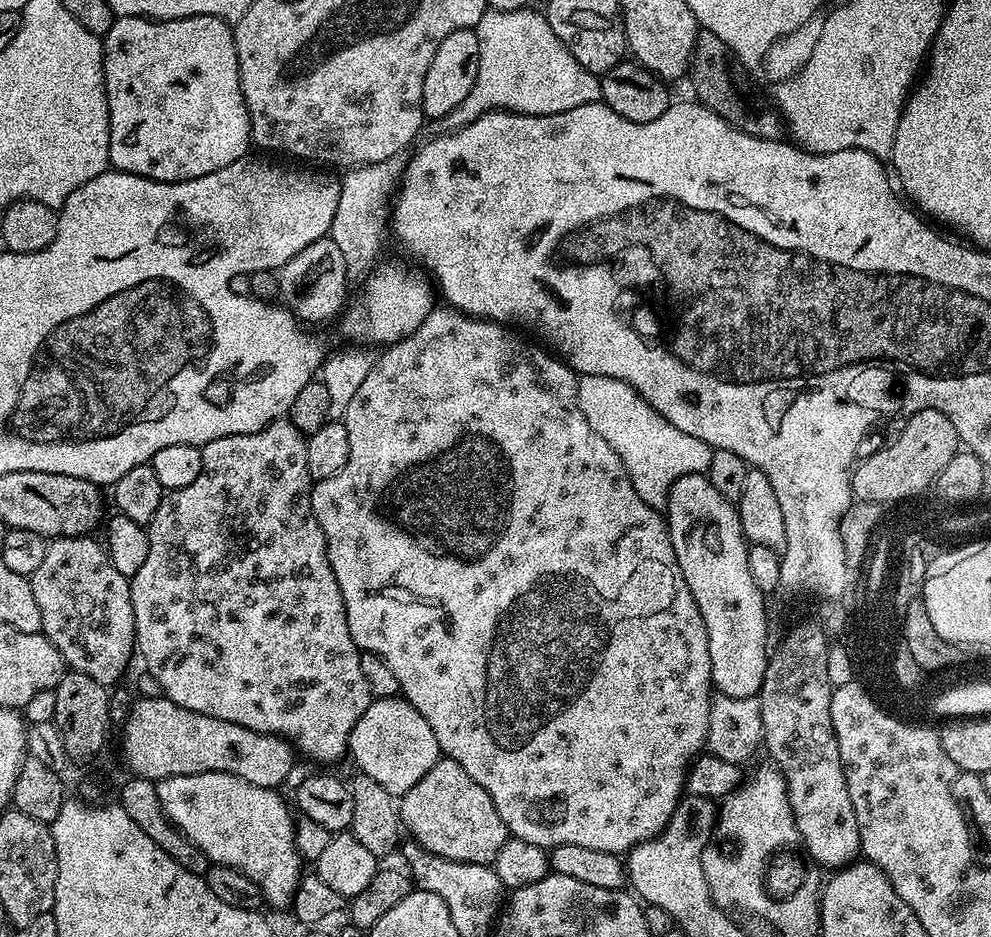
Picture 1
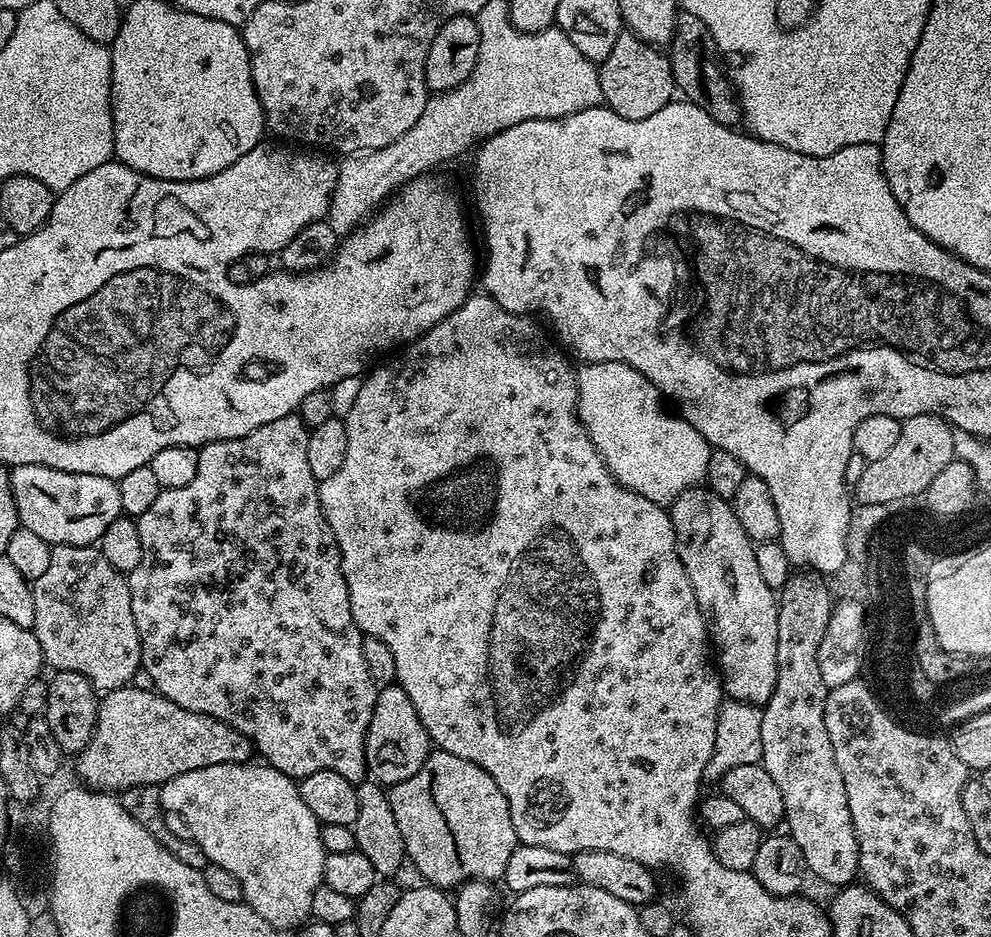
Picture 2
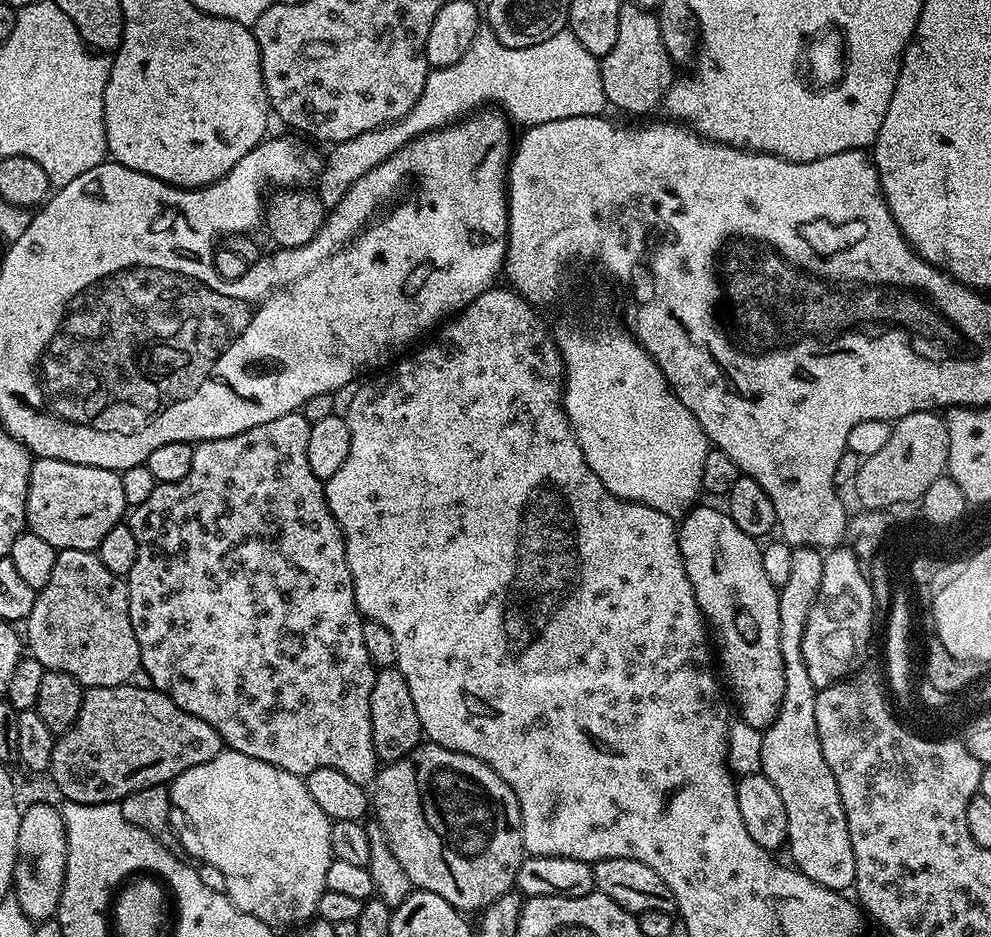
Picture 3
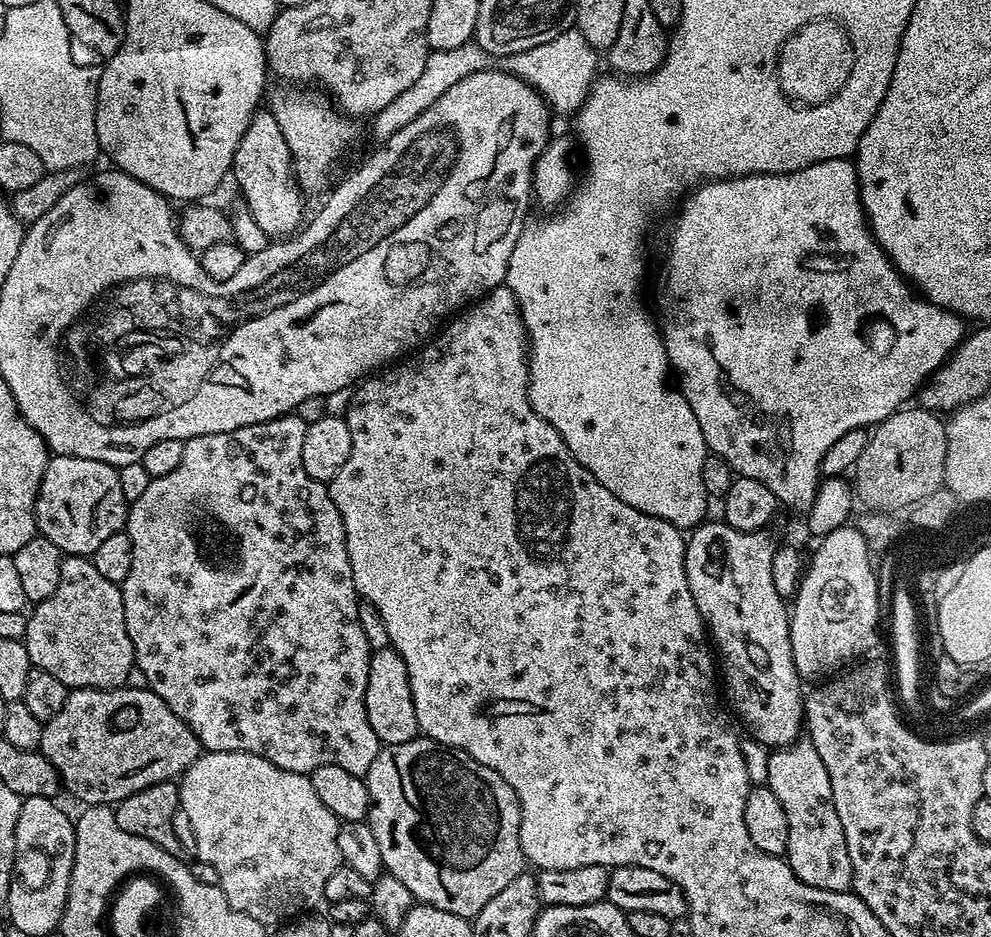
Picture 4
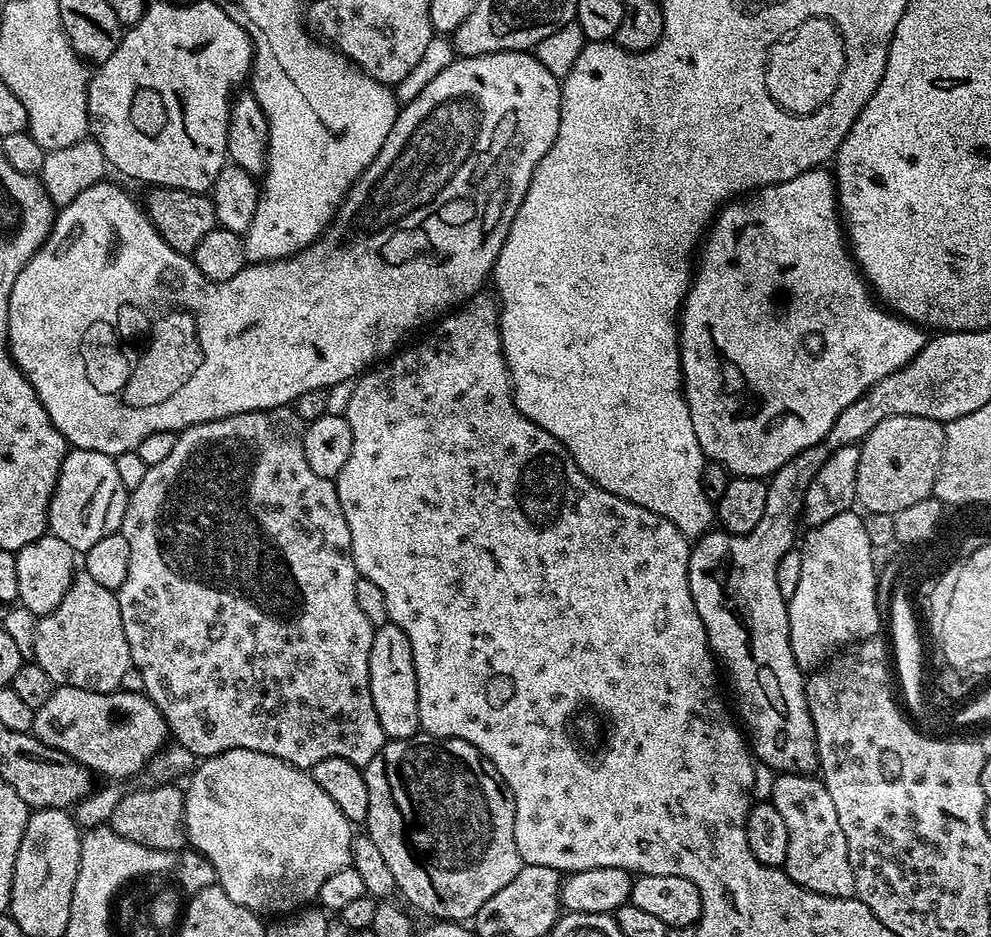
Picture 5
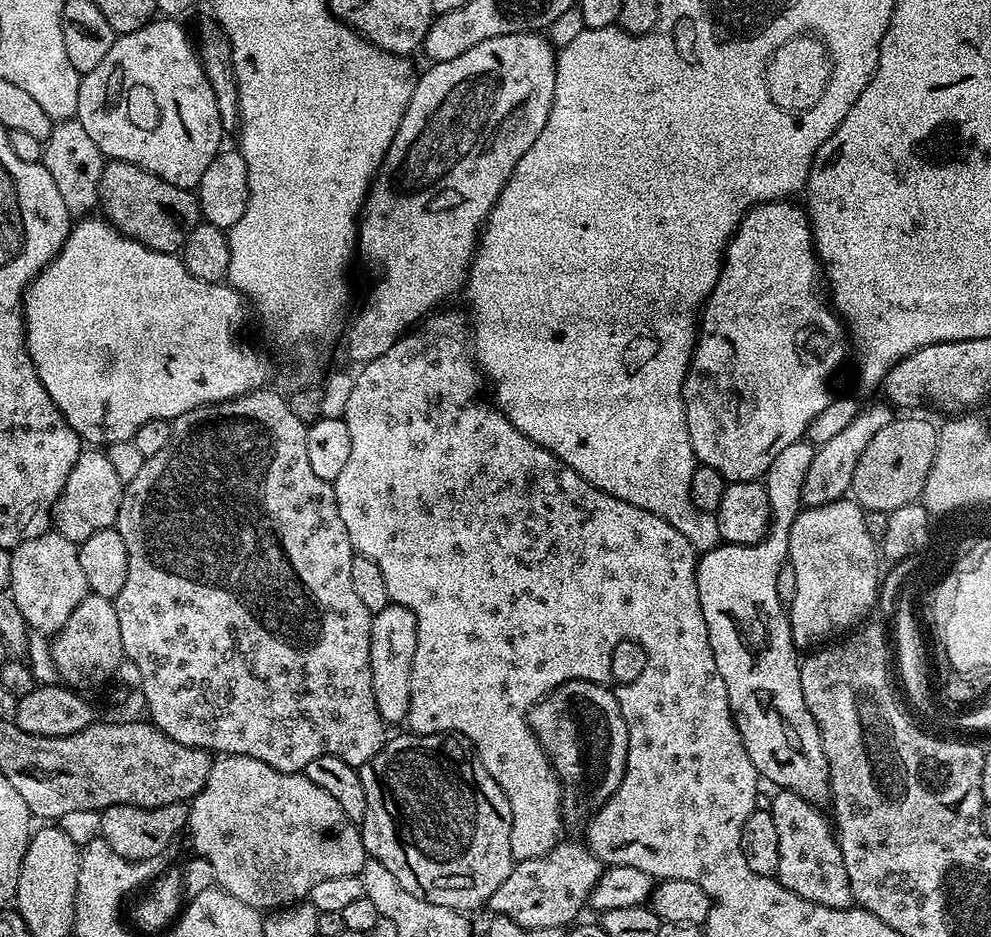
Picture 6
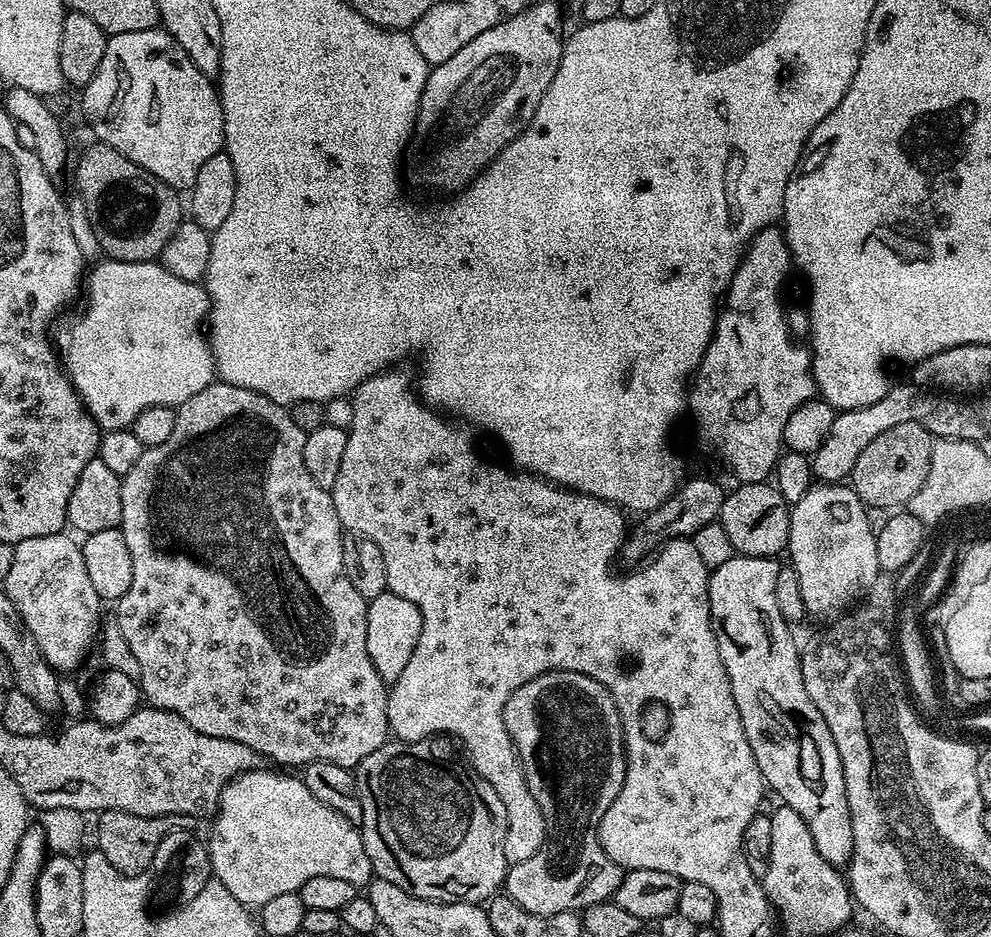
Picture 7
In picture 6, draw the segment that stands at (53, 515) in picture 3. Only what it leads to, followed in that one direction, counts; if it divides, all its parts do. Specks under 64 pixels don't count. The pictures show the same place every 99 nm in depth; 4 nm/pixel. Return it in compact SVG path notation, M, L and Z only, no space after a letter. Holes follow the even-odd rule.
M100 450L81 451L78 462L74 462L74 470L70 470L70 478L66 478L66 486L56 500L54 509L54 528L60 535L73 542L90 538L103 528L115 525L116 515L120 509L122 481L114 474L114 466L110 466L110 458Z

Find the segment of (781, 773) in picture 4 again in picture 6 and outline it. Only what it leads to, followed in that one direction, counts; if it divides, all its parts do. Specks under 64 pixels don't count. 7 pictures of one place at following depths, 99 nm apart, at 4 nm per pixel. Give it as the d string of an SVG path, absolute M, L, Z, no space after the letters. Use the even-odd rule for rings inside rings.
M787 790L777 791L771 810L774 826L778 830L778 870L776 879L786 890L831 908L851 908L854 901L846 862L842 862L840 842L834 835L829 817L819 812L811 800Z

